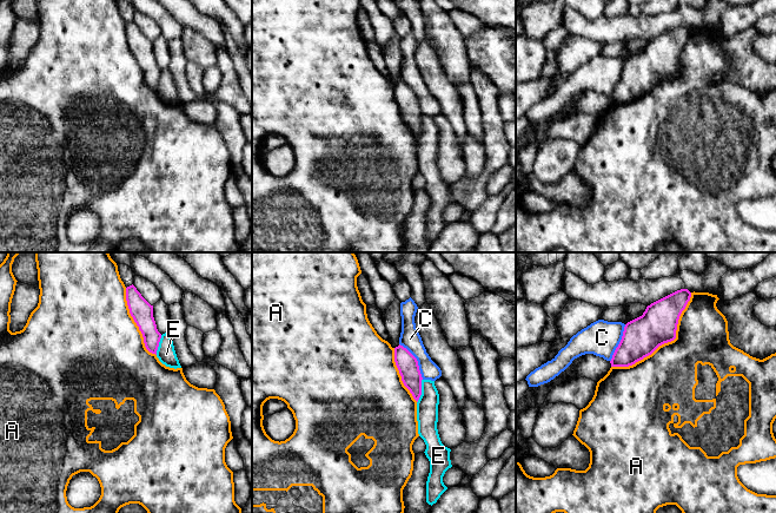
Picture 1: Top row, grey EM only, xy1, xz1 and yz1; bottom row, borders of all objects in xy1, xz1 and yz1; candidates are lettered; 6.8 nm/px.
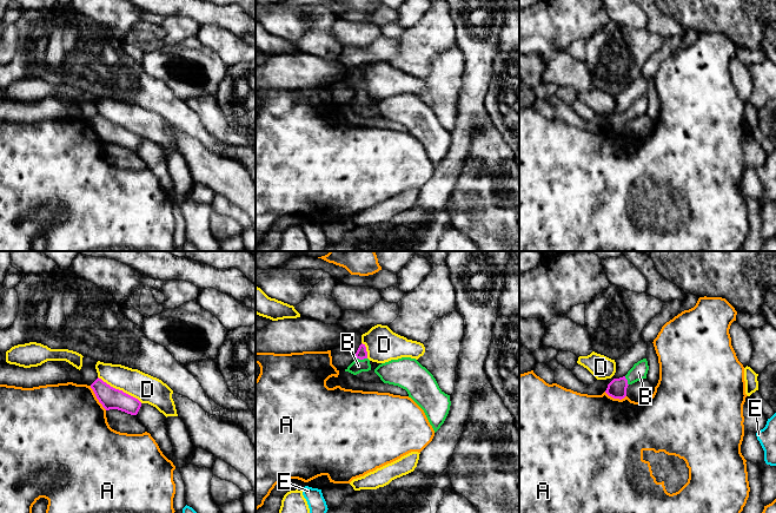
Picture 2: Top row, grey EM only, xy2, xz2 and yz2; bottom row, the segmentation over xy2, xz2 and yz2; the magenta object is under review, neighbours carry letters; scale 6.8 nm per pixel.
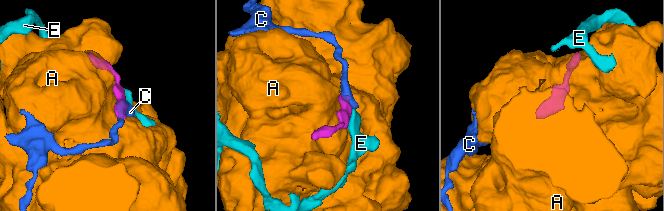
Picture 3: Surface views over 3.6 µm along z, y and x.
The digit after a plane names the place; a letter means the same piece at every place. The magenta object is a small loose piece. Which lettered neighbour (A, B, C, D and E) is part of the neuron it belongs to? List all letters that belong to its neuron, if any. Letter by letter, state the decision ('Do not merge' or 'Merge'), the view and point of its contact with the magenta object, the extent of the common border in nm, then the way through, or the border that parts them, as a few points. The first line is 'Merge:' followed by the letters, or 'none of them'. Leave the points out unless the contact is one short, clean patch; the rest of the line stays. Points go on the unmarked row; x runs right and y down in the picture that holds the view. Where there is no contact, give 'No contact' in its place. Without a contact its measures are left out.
Merge: B
A: Do not merge. Touches magenta at yz1 (665, 78). Shared border 750 nm
B: Merge. Touches magenta at xz2 (362, 94). Shared border 80 nm. Path across: xz2 (362, 89), (362, 94), (358, 102)
C: Do not merge. Touches magenta at xz1 (417, 97). Shared border 300 nm. Boundary: xz1 (399, 79), (416, 94), (423, 114)
D: Do not merge. Touches magenta at xy2 (120, 126). Shared border 360 nm. Boundary: xy2 (98, 112), (141, 138)
E: Do not merge. Touches magenta at xz1 (420, 126). Shared border 170 nm. Boundary: xz1 (422, 114), (422, 130), (417, 138)

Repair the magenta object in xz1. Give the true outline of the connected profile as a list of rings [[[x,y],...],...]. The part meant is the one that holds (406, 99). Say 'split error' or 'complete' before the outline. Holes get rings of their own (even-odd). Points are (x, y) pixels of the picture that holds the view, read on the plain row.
complete | [[[403,81],[394,84],[394,98],[402,112],[404,121],[418,138],[422,131],[422,110],[417,94]]]

